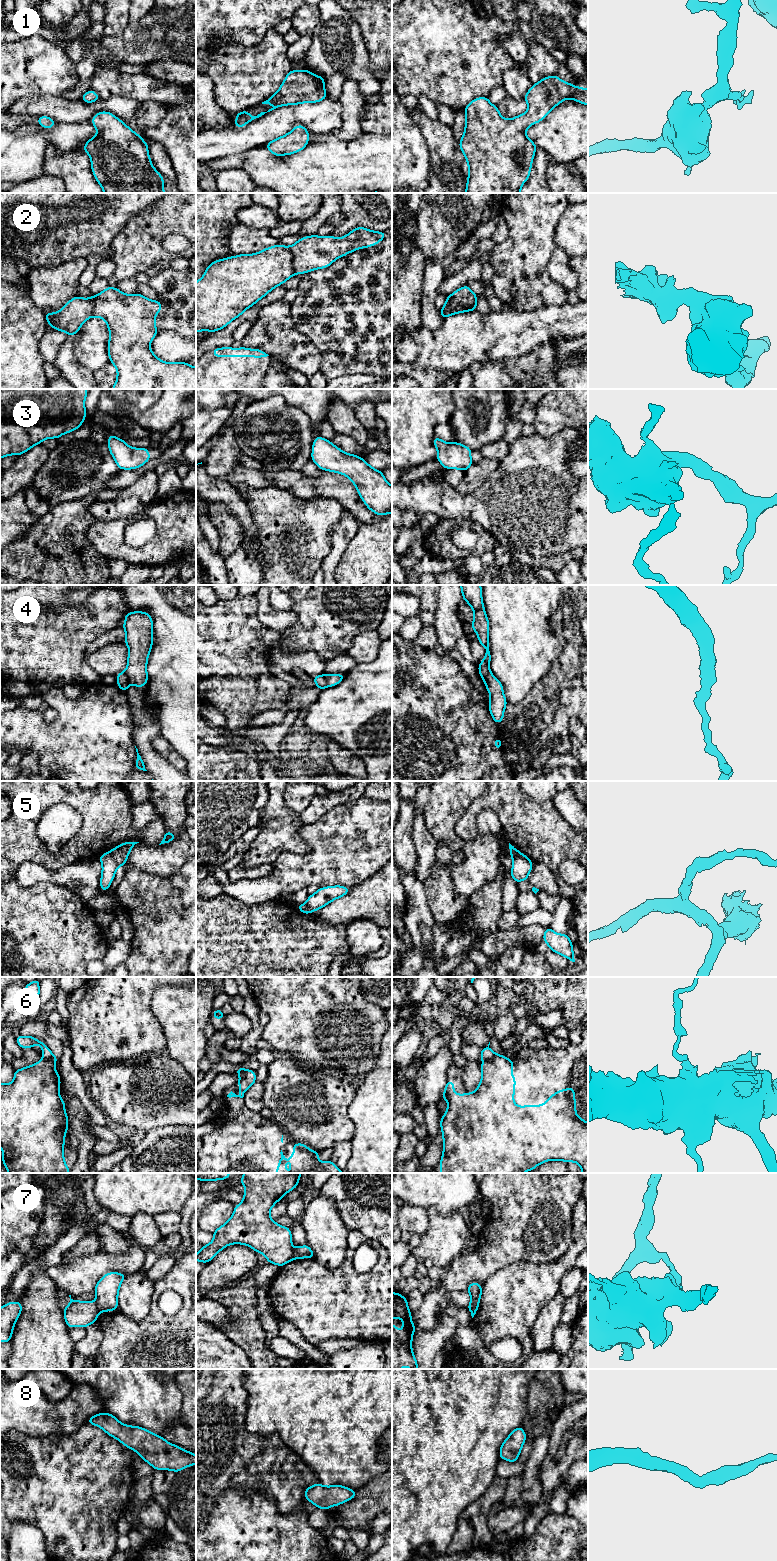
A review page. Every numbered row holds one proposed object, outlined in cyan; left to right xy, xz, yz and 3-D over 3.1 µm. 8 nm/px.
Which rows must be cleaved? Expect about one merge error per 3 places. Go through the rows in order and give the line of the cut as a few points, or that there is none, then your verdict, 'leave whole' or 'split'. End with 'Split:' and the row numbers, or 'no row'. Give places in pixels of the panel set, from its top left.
1: no cut | leave whole
2: yz (448, 296), (450, 306), (464, 305), (467, 310) | split
3: no cut | leave whole
4: xy (124, 672), (129, 682) | split
5: xy (109, 851), (112, 858), (119, 865) | split
6: yz (494, 1053), (491, 1058), (483, 1061) | split
7: xz (292, 1248), (294, 1258) | split
8: no cut | leave whole
Split: 2, 4, 5, 6, 7

